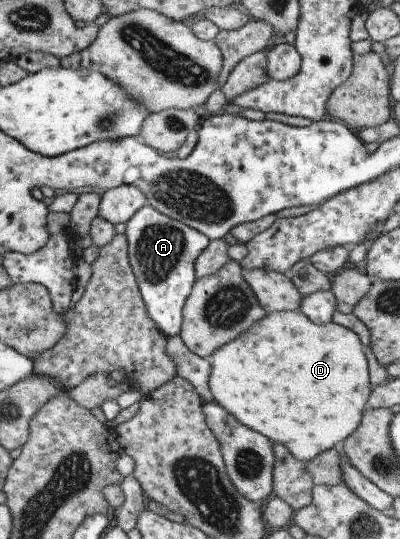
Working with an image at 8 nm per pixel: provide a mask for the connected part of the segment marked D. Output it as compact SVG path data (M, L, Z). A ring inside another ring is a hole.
M299 310L267 313L238 337L216 348L208 360L207 386L213 401L238 423L281 443L290 455L303 462L325 449L339 448L345 437L358 427L372 390L366 354L358 335L332 320L315 324Z

